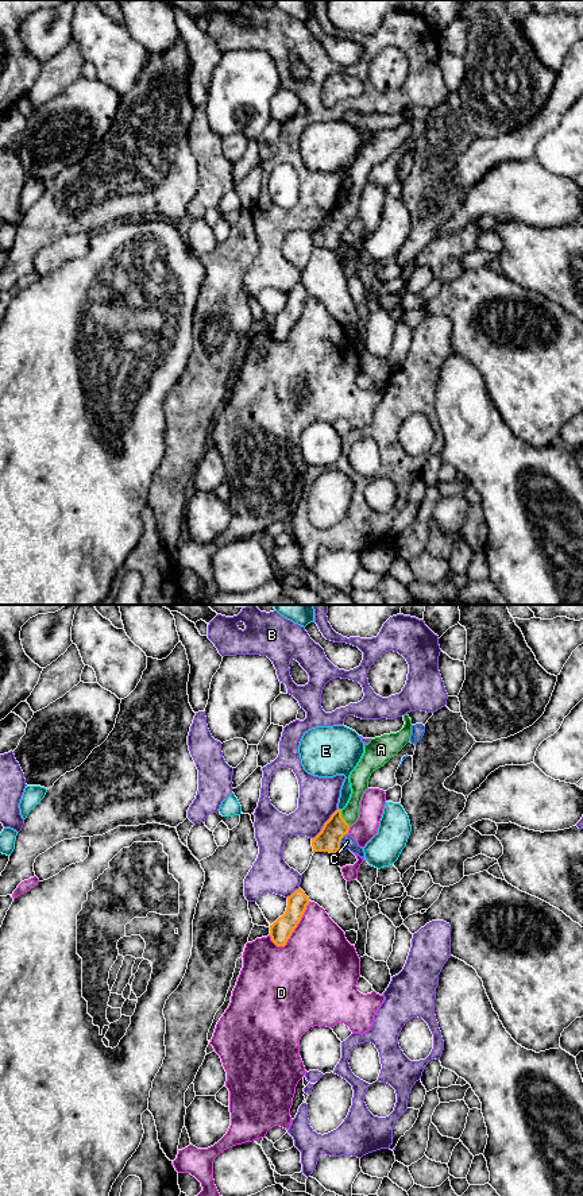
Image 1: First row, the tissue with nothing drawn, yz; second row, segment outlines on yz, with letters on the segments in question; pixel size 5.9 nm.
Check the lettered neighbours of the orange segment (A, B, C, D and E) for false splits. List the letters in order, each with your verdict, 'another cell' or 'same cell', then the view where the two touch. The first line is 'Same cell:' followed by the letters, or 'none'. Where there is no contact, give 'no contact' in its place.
Same cell: A
A: same cell; meets orange in yz
B: another cell; meets orange in yz
C: another cell; meets orange in yz
D: another cell; meets orange in yz
E: another cell; meets orange in yz

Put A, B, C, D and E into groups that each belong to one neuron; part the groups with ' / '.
A / B / C / D / E

